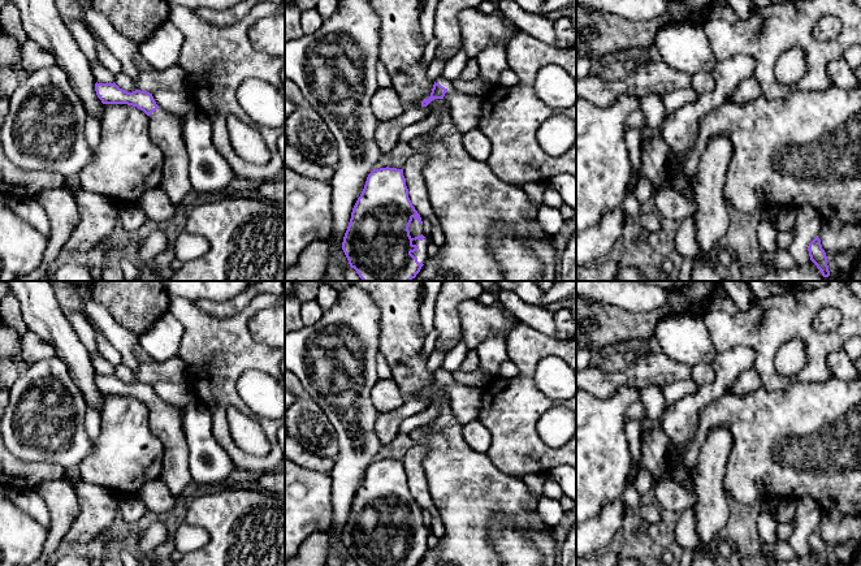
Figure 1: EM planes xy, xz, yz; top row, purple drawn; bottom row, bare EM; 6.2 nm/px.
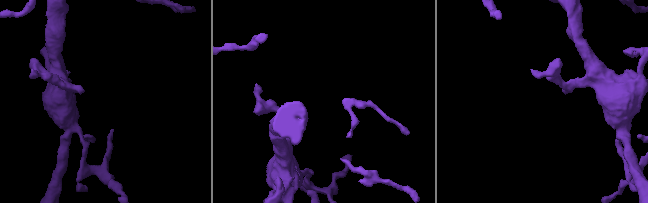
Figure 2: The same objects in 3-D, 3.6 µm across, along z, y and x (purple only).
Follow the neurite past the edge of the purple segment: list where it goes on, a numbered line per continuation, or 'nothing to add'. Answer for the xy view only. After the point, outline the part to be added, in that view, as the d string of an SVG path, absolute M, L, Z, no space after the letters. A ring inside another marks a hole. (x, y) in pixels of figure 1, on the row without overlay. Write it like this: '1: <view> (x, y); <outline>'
1: xy (167, 420); M159 398L148 407L152 433L164 445L160 478L177 498L192 481L189 466L189 448L183 432L183 409Z

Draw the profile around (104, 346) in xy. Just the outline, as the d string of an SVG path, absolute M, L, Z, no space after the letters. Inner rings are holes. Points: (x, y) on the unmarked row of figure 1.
M88 320L88 323L95 329L98 351L114 367L120 366L122 363L121 353L109 342L107 336L91 320Z

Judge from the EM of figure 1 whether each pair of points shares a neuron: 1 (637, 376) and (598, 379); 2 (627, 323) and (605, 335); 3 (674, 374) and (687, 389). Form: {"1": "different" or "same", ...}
{"1": "same", "2": "same", "3": "different"}

